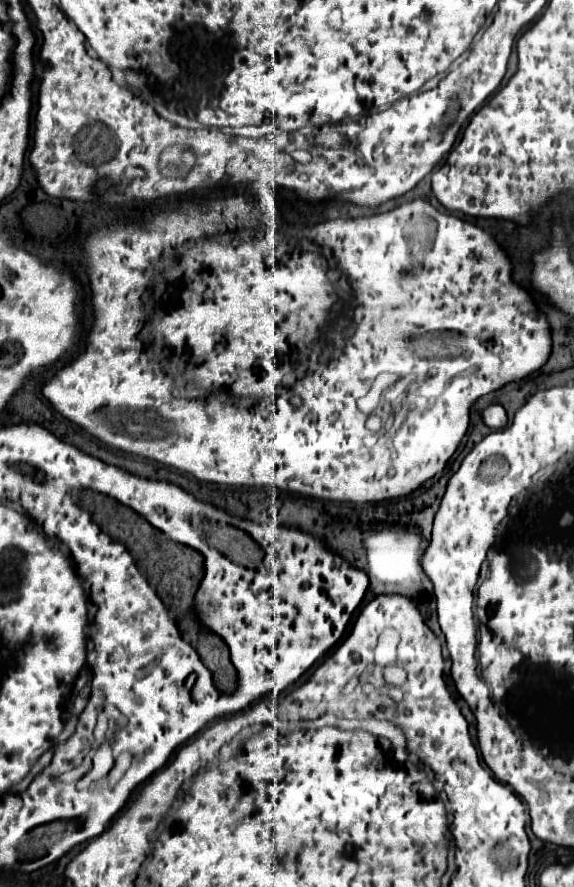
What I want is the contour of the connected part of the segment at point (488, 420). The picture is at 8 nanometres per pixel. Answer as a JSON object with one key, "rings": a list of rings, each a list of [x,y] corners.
{"rings":[[[489,405],[483,411],[483,421],[491,429],[503,429],[507,425],[507,411],[501,405]]]}

